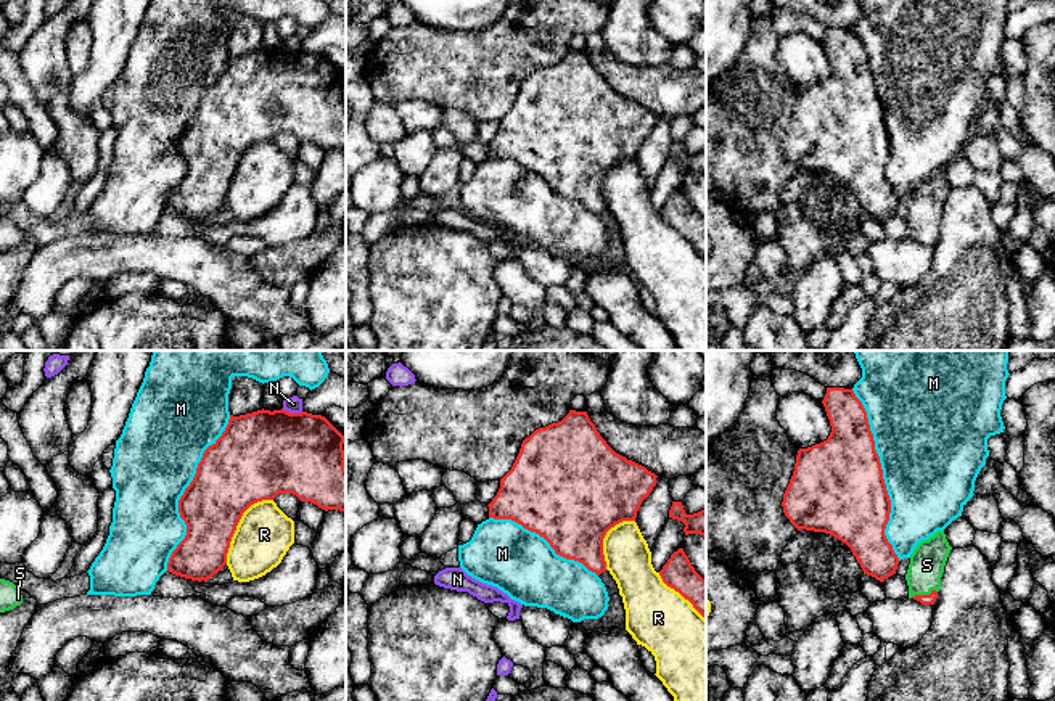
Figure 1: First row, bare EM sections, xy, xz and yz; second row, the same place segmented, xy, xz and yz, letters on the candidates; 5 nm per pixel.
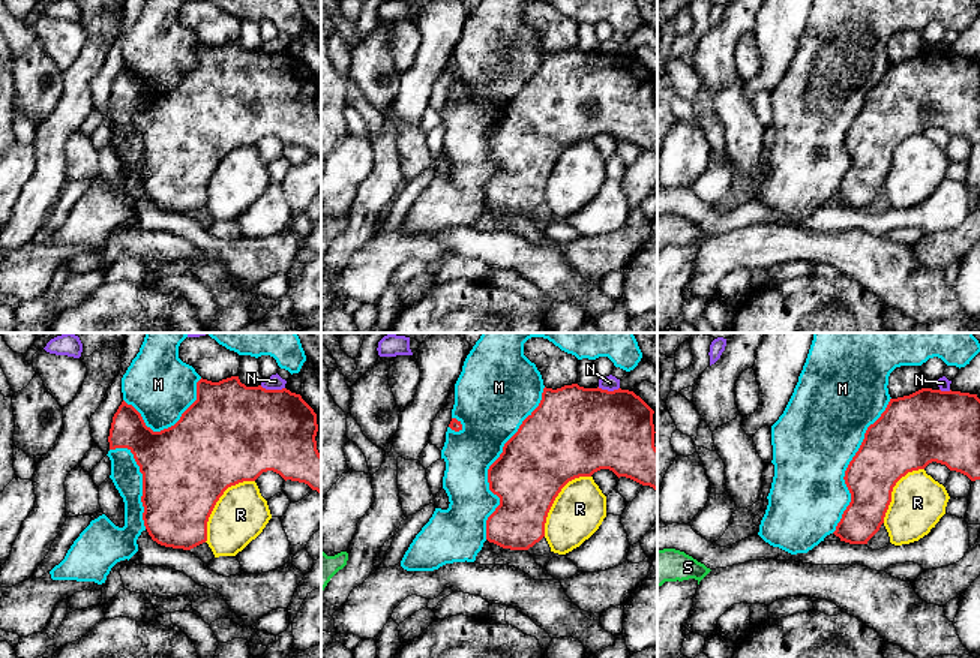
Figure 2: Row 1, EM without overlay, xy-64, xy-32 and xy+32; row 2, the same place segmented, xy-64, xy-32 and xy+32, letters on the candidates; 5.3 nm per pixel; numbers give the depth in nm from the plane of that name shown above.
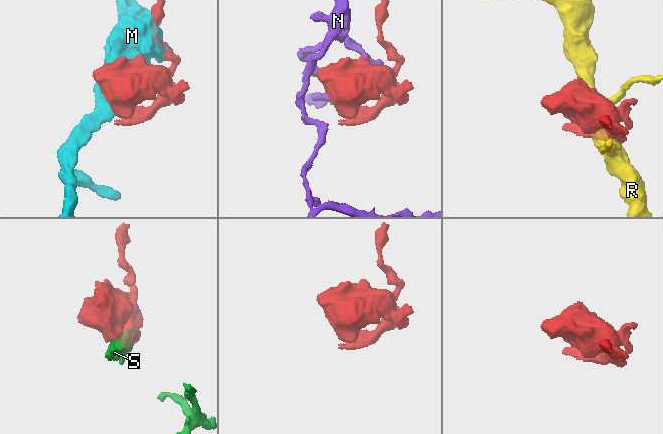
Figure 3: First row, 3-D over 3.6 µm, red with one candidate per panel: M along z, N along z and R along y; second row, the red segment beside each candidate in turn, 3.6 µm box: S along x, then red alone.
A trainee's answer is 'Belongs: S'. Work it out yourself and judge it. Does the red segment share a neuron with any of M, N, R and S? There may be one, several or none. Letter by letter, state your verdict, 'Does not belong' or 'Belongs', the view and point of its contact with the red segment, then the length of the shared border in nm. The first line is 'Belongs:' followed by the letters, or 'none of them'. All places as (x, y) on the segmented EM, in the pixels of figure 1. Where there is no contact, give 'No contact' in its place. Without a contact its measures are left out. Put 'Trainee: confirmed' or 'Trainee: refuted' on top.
Trainee: confirmed
Belongs: S
M: Does not belong. Touches red at yz (882, 475). Shared border 900 nm
N: Does not belong. Touches red at xy (291, 414). Shared border 110 nm
R: Does not belong. Touches red at xy (237, 524). Shared border 400 nm
S: Belongs. Touches red at yz (923, 595). Shared border 140 nm

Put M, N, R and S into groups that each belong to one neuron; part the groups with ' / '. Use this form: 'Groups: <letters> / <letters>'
Groups: M / N / R / S

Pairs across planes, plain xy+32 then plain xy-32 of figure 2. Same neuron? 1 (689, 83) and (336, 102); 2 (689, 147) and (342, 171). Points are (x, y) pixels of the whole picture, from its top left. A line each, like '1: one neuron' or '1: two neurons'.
1: two neurons
2: one neuron

